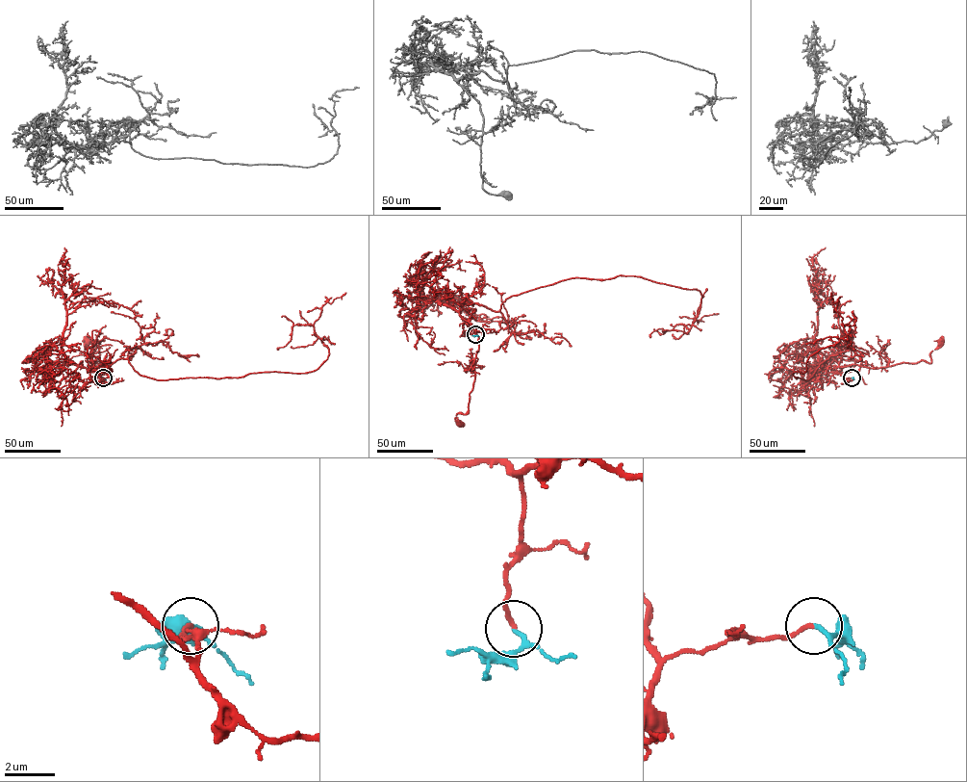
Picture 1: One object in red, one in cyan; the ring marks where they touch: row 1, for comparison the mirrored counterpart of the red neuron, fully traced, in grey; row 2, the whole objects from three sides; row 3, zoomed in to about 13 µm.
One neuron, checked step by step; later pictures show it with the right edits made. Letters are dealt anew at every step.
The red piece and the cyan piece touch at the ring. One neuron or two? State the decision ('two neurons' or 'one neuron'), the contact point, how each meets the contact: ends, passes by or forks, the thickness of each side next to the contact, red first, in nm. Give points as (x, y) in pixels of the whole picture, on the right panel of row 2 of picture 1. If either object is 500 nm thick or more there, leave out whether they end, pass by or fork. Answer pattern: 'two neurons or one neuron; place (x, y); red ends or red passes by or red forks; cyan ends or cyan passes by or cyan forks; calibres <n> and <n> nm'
one neuron; place (852, 377); red ends; cyan passes by; calibres 160 and 120 nm

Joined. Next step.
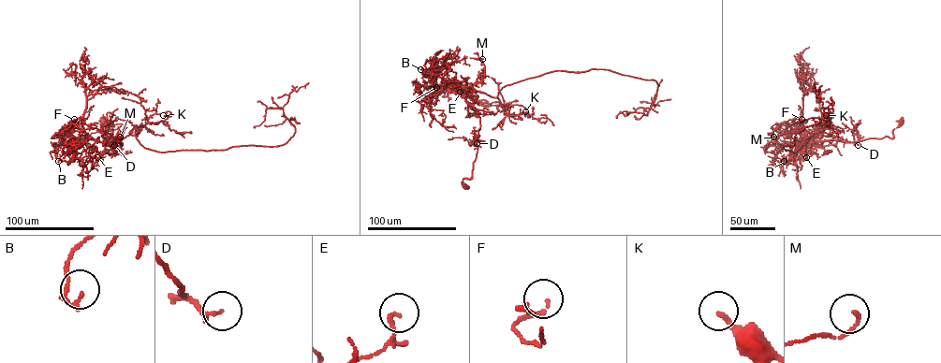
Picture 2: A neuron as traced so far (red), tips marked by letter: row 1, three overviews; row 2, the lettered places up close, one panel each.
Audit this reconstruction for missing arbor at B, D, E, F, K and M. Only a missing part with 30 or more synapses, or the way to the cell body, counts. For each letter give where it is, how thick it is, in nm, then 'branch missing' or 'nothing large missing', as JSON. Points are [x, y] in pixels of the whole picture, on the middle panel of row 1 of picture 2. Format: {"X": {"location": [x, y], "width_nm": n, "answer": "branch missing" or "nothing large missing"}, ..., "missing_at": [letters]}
{"B": {"location": [420, 69], "width_nm": 140, "answer": "nothing large missing"}, "D": {"location": [477, 143], "width_nm": 160, "answer": "nothing large missing"}, "E": {"location": [460, 92], "width_nm": 150, "answer": "nothing large missing"}, "F": {"location": [436, 87], "width_nm": 140, "answer": "nothing large missing"}, "K": {"location": [525, 111], "width_nm": 220, "answer": "nothing large missing"}, "M": {"location": [482, 59], "width_nm": 150, "answer": "nothing large missing"}, "missing_at": []}

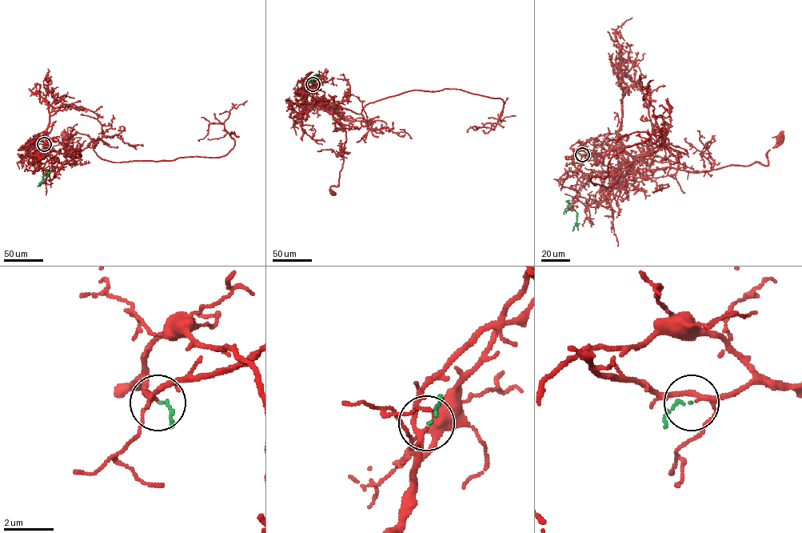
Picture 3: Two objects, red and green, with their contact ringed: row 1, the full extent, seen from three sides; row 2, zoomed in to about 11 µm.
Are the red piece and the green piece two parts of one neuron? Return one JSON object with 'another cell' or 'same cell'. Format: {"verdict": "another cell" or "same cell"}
{"verdict": "another cell"}

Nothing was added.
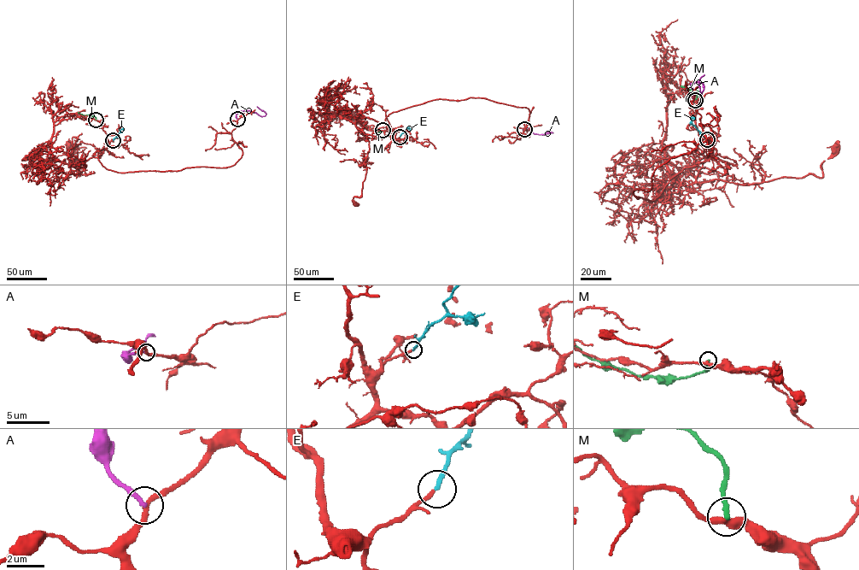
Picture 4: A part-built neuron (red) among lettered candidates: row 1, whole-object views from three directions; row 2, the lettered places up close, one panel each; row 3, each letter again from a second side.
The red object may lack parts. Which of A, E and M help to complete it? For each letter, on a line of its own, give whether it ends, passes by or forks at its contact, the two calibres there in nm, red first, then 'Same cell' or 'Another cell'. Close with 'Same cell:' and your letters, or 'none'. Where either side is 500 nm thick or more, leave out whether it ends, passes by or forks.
A: It ends there. Thickness 260 nm (red) against 200 nm. Another cell
E: It ends there. Thickness 190 nm (red) against 190 nm. Same cell
M: It ends there. Thickness 320 nm (red) against 240 nm. Another cell
Same cell: E

